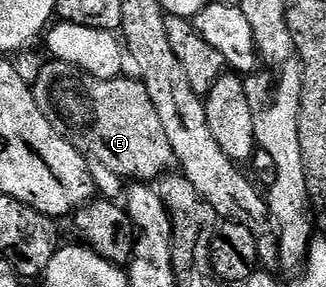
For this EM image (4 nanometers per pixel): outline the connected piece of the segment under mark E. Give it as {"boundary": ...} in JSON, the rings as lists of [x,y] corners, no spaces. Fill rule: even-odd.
{"boundary":[[[52,63],[45,64],[38,70],[37,81],[34,79],[31,84],[33,97],[39,110],[43,110],[47,122],[51,122],[57,133],[67,138],[67,142],[71,142],[71,146],[75,146],[82,156],[107,166],[119,177],[130,176],[130,181],[133,182],[153,182],[153,179],[156,181],[172,169],[169,167],[174,167],[171,141],[163,130],[163,121],[155,110],[155,102],[151,102],[151,94],[147,94],[147,86],[143,86],[140,79],[104,80],[88,76],[85,72],[78,72],[76,68],[70,68],[67,64]]]}

